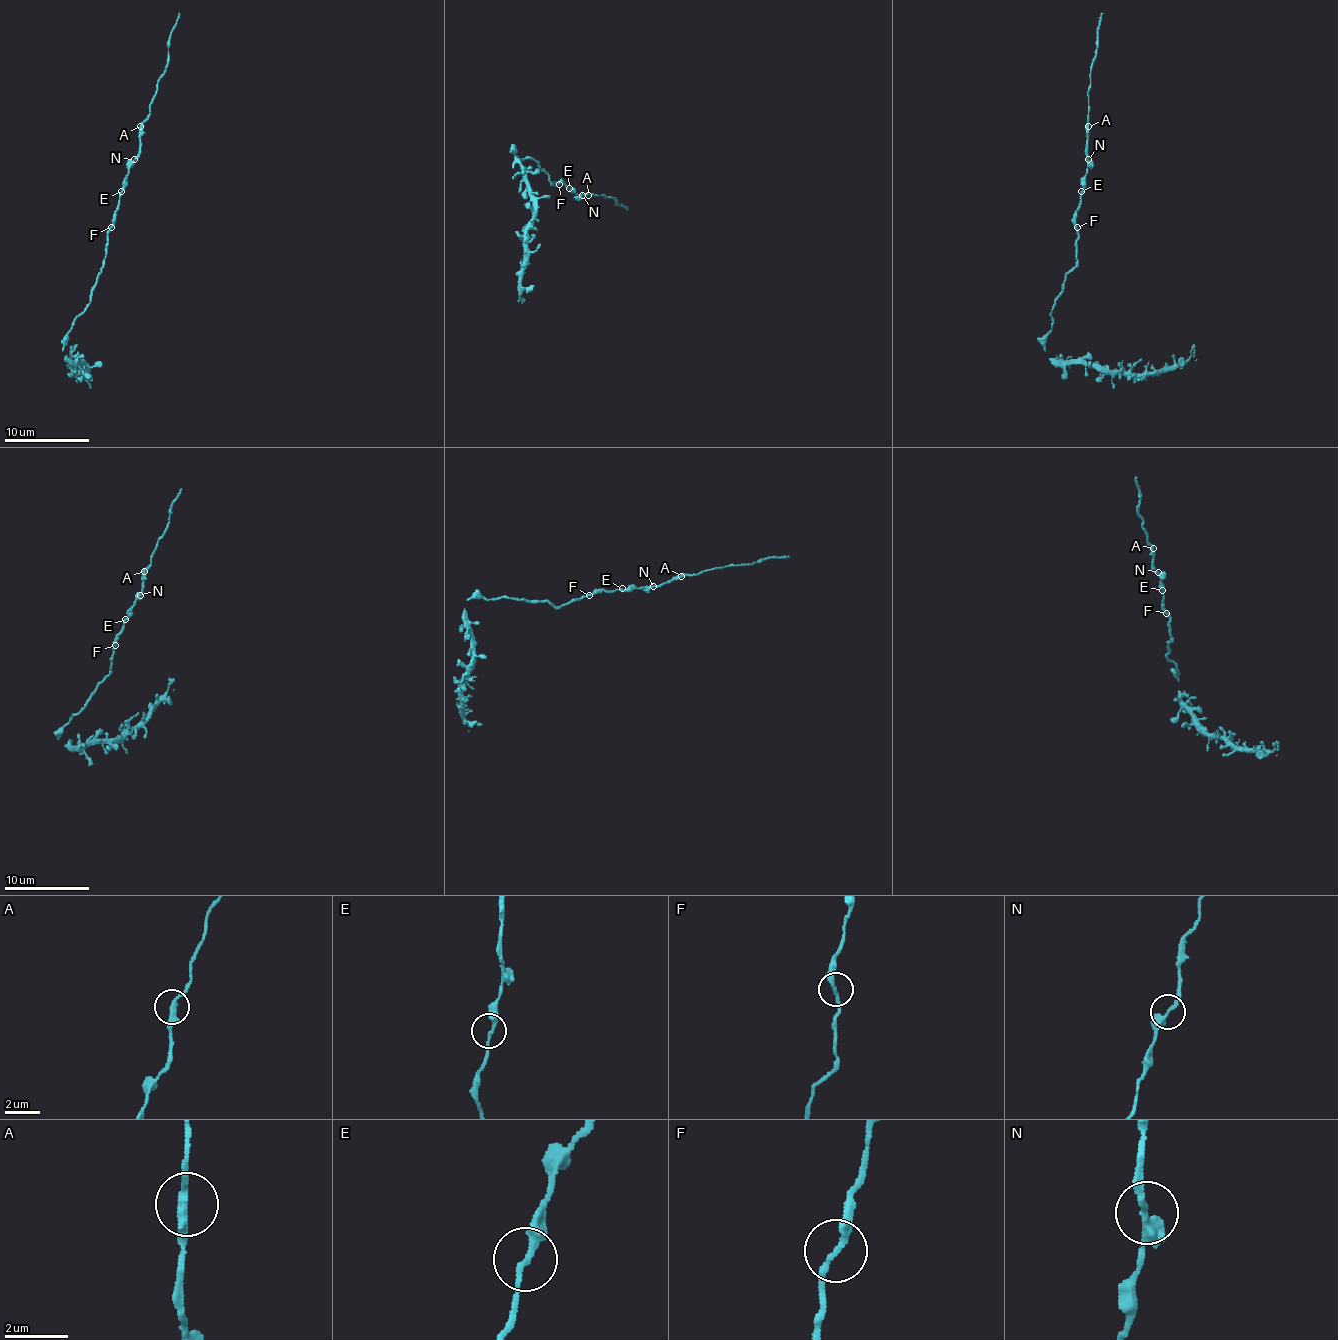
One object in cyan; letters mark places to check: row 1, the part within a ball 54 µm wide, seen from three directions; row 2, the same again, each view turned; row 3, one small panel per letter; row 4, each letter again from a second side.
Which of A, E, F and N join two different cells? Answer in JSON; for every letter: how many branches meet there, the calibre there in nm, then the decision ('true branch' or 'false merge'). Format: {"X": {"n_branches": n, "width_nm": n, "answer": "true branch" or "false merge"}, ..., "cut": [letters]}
{"A": {"n_branches": 2, "width_nm": 280, "answer": "true branch"}, "E": {"n_branches": 2, "width_nm": 190, "answer": "true branch"}, "F": {"n_branches": 2, "width_nm": 200, "answer": "true branch"}, "N": {"n_branches": 3, "width_nm": 240, "answer": "true branch"}, "cut": []}

